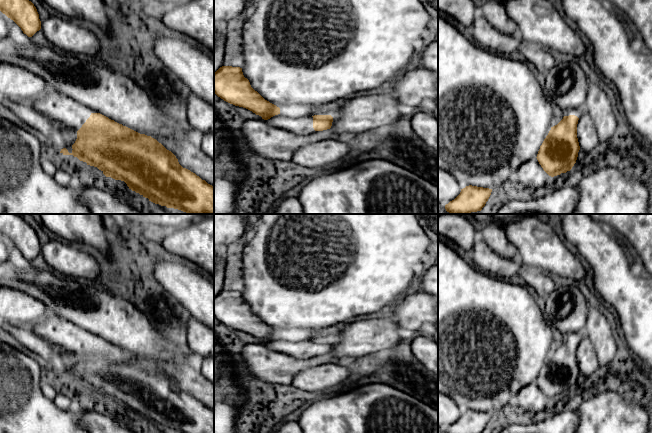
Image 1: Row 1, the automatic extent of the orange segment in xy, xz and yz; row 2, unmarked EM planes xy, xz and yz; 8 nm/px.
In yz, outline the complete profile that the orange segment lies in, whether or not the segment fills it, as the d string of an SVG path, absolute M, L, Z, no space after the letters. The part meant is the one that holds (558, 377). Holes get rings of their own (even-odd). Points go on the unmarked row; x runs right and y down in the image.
M582 332L570 333L563 343L551 351L537 378L543 394L551 401L570 395L580 374L577 348Z

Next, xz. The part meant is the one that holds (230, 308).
M222 290L215 296L214 317L230 328L246 332L261 340L269 349L294 358L307 359L314 355L330 353L332 350L331 339L299 342L282 340L279 331L265 324L251 311L240 291Z

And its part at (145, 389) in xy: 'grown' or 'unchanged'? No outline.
grown

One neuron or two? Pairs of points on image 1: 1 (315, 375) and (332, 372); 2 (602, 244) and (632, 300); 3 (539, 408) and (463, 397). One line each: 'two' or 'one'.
1: one
2: one
3: two

